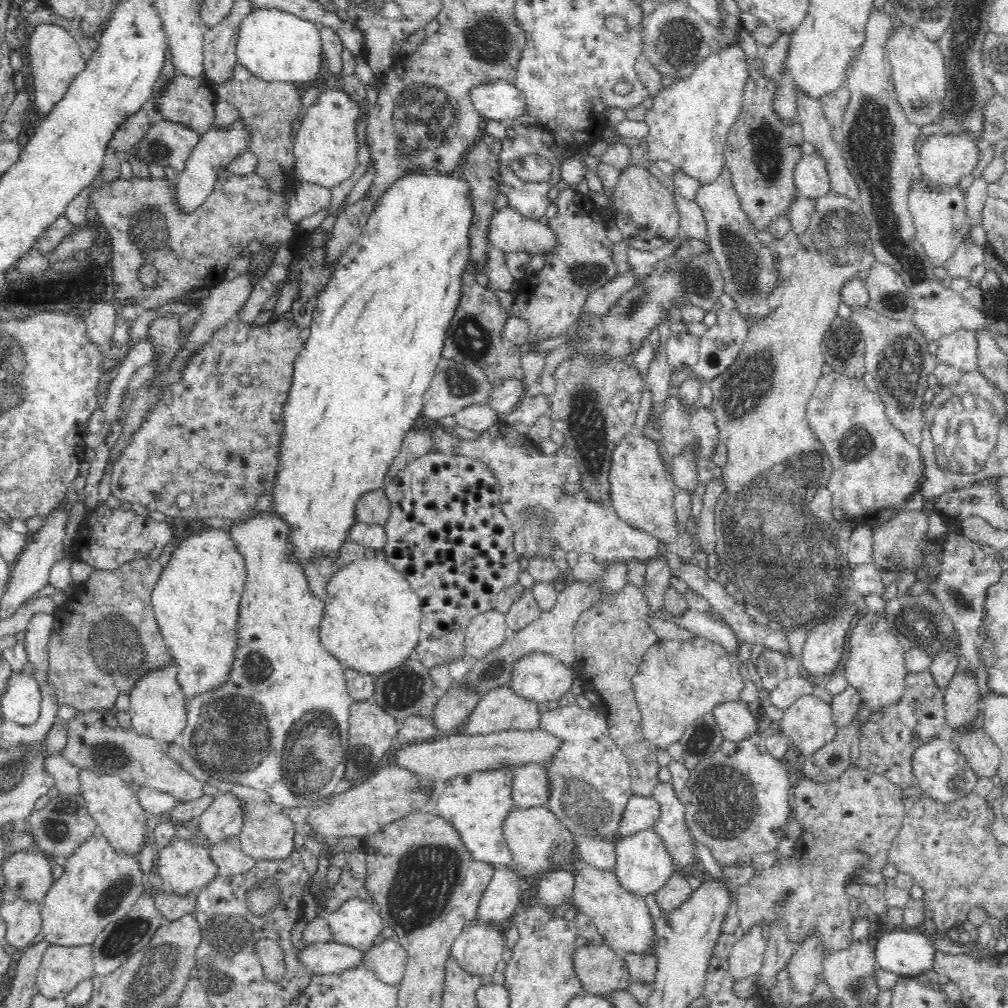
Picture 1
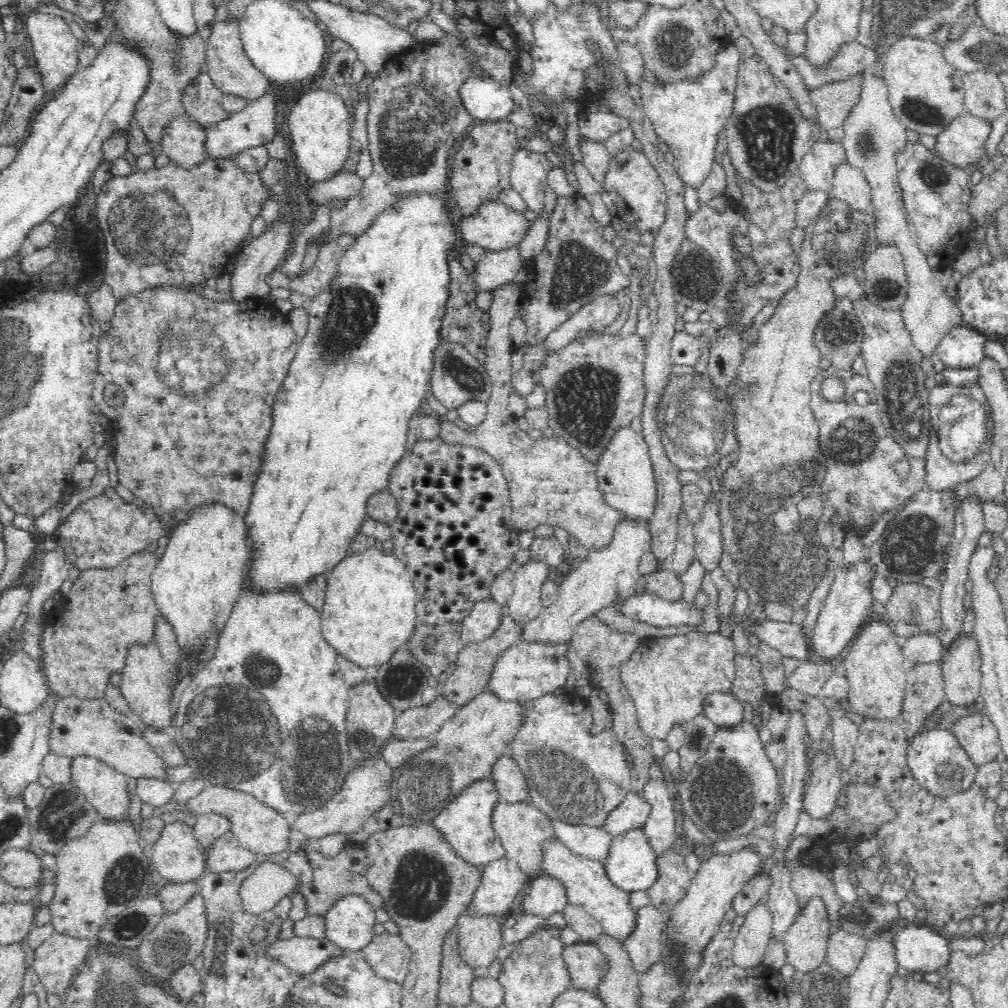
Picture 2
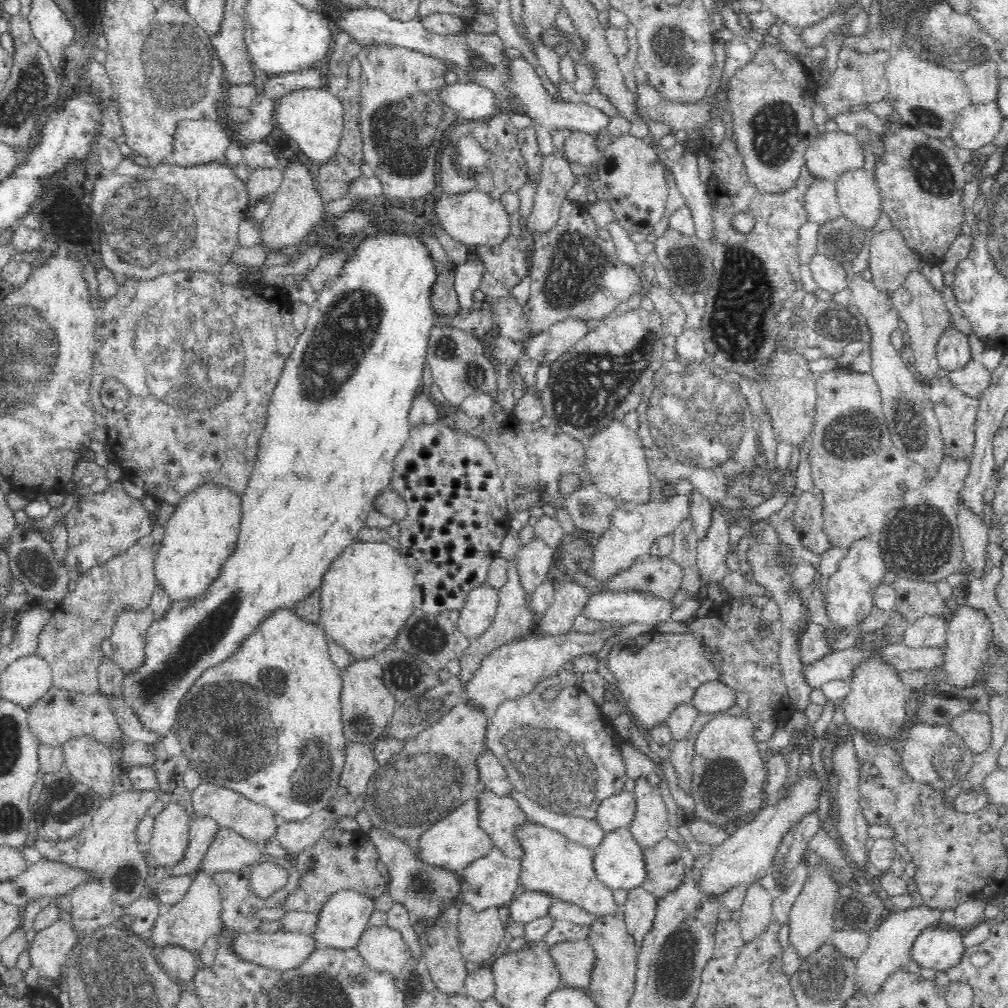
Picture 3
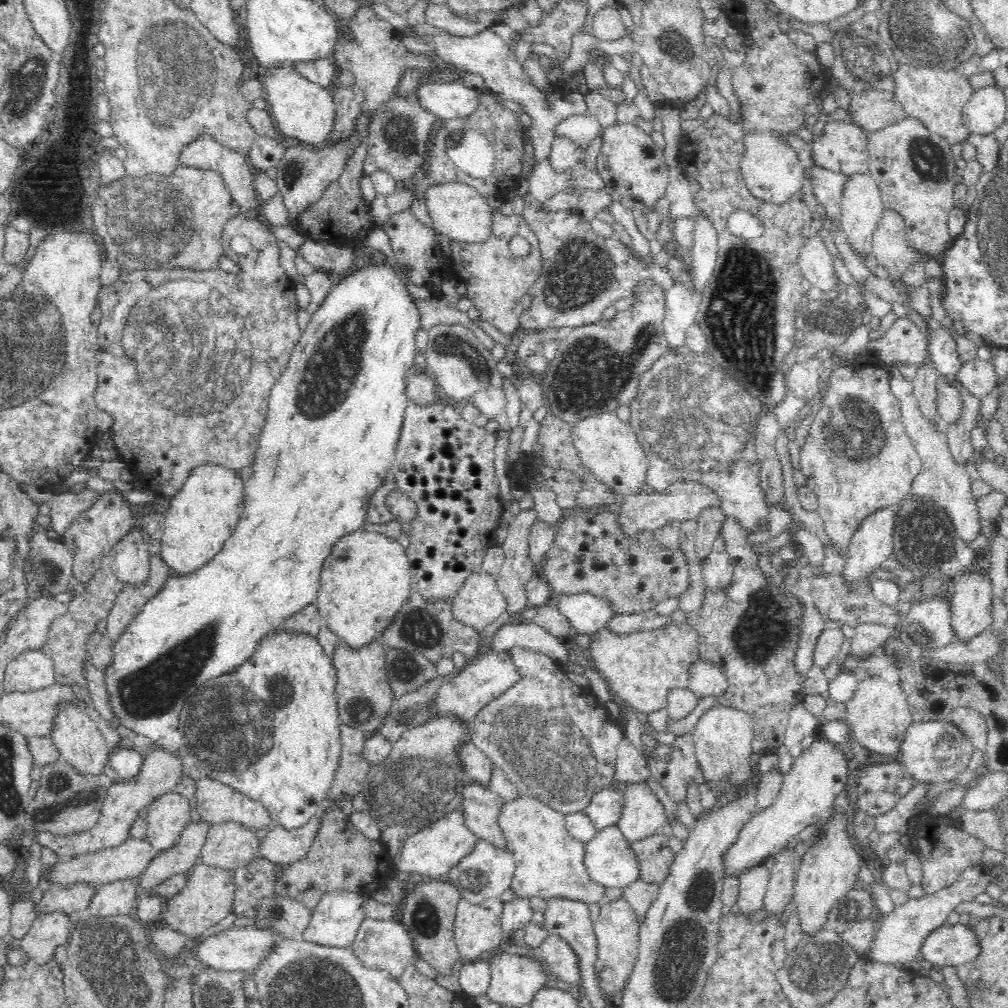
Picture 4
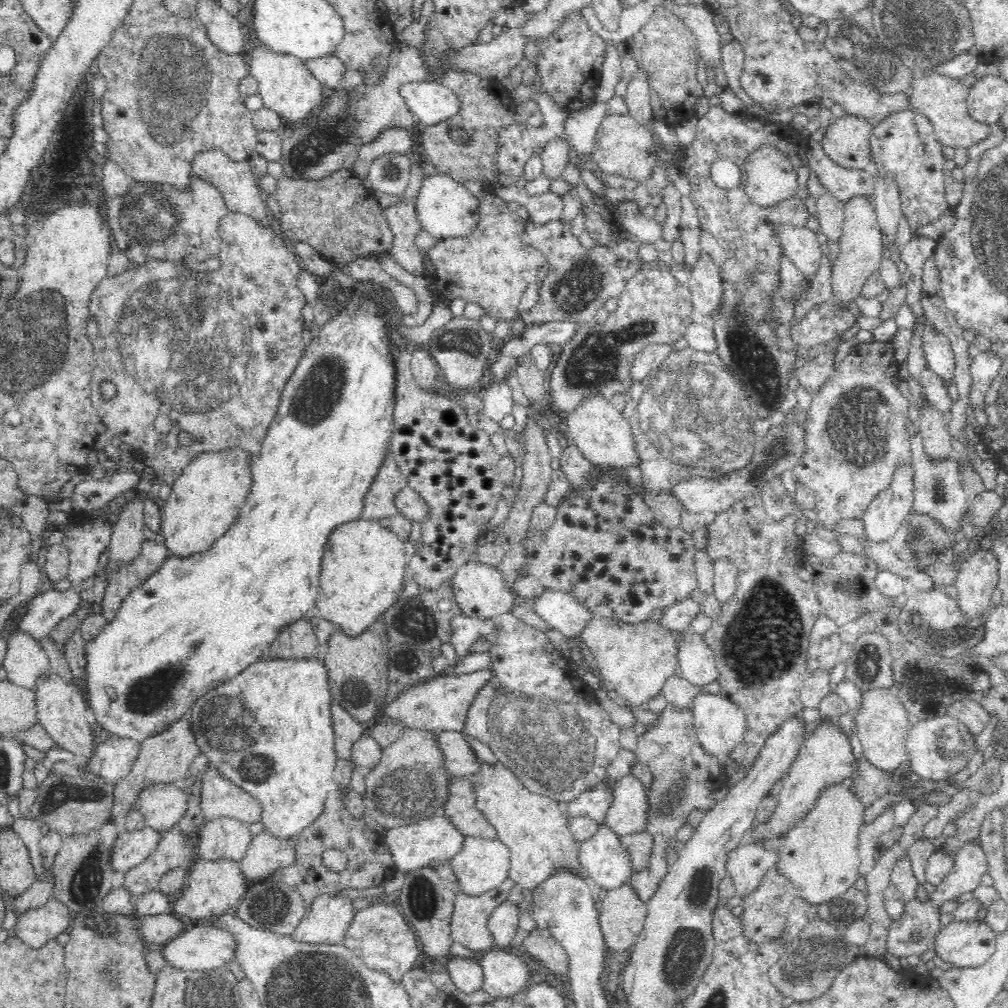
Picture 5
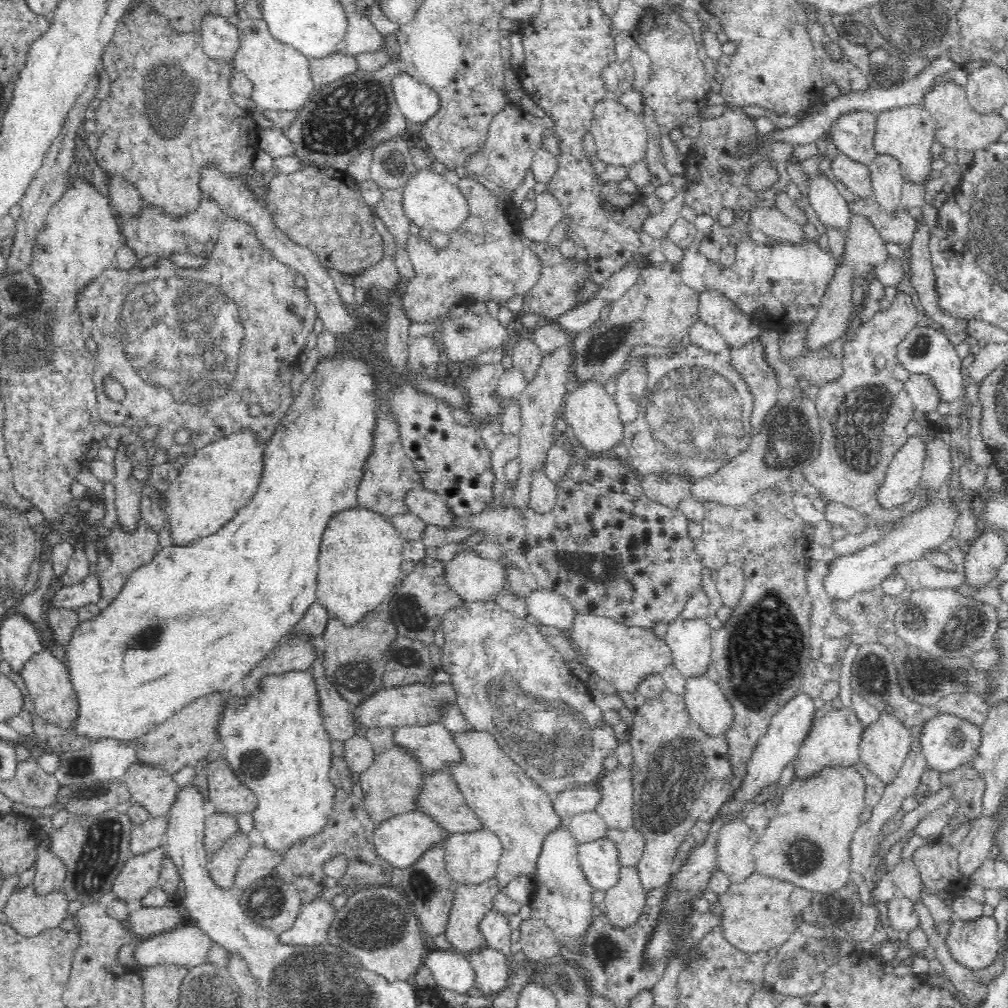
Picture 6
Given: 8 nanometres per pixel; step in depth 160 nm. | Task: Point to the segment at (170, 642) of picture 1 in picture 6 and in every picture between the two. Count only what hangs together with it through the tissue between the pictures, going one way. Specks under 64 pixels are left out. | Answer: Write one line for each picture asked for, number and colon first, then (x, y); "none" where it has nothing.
2: (195, 584)
3: (202, 531)
4: (201, 515)
5: (204, 500)
6: (218, 479)

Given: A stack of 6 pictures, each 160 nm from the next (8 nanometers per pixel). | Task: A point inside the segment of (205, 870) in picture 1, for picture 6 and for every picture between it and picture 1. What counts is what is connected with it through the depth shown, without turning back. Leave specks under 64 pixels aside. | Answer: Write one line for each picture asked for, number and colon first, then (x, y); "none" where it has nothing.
2: (176, 857)
3: (170, 836)
4: (166, 816)
5: (163, 805)
6: (151, 786)

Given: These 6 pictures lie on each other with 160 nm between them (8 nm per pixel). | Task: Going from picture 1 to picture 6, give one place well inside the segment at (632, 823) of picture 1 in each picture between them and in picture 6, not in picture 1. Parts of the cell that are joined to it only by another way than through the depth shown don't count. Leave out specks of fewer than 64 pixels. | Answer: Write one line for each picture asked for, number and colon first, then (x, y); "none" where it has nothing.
2: (631, 812)
3: (615, 811)
4: (604, 806)
5: (592, 803)
6: (566, 803)

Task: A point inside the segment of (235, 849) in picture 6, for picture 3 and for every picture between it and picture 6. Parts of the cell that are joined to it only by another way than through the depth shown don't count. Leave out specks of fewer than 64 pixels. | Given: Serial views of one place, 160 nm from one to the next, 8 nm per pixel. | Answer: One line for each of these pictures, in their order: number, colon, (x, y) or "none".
3: (198, 916)
4: (208, 897)
5: (216, 885)

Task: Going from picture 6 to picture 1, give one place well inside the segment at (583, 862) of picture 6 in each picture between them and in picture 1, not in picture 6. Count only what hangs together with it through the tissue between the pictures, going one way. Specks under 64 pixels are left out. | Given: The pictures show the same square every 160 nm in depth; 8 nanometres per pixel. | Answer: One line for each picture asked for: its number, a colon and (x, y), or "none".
1: (642, 866)
2: (630, 864)
3: (618, 863)
4: (609, 860)
5: (605, 863)

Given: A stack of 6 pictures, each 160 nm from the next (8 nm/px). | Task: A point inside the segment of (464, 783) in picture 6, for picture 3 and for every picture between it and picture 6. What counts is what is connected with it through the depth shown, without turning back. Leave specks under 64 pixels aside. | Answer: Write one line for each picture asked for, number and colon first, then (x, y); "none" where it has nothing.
3: (551, 863)
4: (548, 862)
5: (534, 828)

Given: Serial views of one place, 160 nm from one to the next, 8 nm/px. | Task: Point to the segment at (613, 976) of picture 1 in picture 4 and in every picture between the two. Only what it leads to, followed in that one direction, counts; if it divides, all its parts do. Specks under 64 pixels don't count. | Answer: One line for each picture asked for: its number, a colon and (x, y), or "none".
2: (586, 965)
3: (574, 960)
4: (558, 957)

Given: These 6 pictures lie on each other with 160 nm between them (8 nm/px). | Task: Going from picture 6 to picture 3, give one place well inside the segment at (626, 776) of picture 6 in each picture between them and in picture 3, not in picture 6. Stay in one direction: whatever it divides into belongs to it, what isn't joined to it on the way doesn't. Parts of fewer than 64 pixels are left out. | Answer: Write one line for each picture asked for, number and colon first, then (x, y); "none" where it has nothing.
3: (649, 823)
4: (642, 814)
5: (626, 814)

